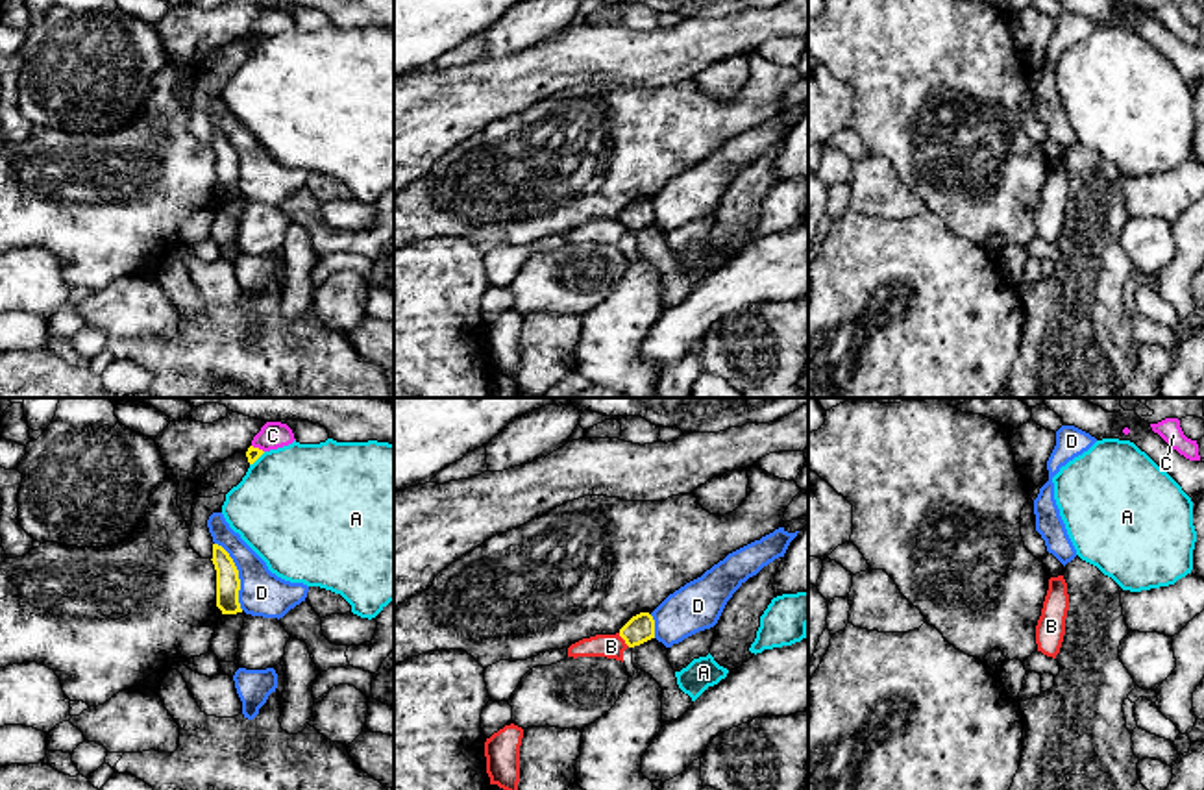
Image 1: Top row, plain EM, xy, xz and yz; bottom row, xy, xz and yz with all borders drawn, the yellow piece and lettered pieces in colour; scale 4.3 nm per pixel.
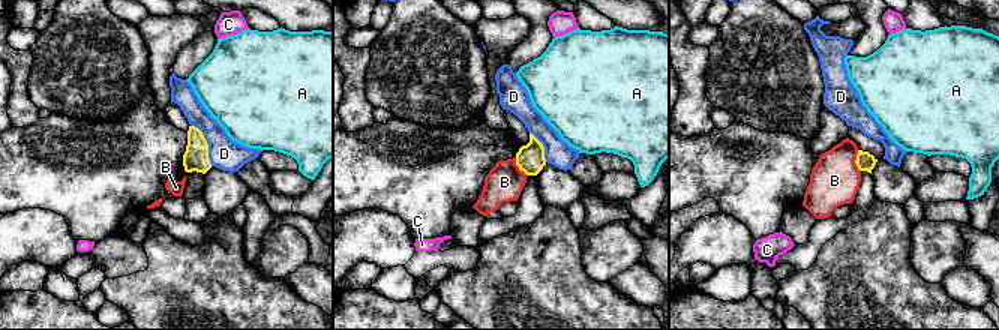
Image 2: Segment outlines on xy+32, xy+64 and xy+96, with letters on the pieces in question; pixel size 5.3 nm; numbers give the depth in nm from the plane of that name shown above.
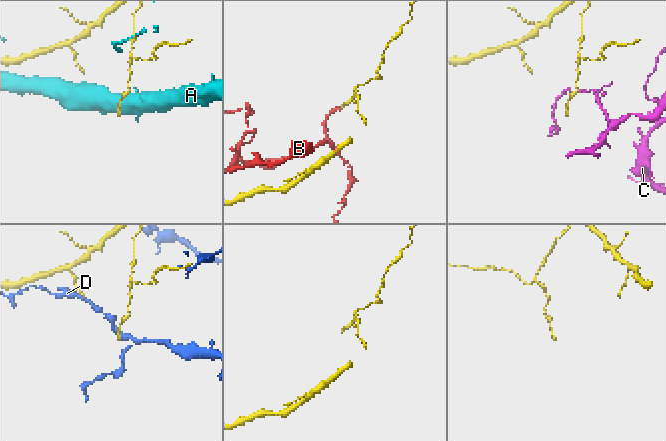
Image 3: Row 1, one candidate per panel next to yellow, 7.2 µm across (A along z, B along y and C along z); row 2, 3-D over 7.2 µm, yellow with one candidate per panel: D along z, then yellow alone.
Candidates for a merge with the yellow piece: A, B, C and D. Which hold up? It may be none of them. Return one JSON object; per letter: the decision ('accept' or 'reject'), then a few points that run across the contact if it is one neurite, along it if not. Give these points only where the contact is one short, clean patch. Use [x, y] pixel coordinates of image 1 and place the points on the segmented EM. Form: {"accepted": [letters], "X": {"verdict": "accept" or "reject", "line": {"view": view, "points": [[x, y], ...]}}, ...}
{"accepted": [], "A": {"verdict": "reject"}, "B": {"verdict": "reject", "line": {"view": "xz", "points": [[618, 633], [629, 646]]}}, "C": {"verdict": "reject", "line": {"view": "xy", "points": [[252, 444], [263, 452]]}}, "D": {"verdict": "reject"}}

